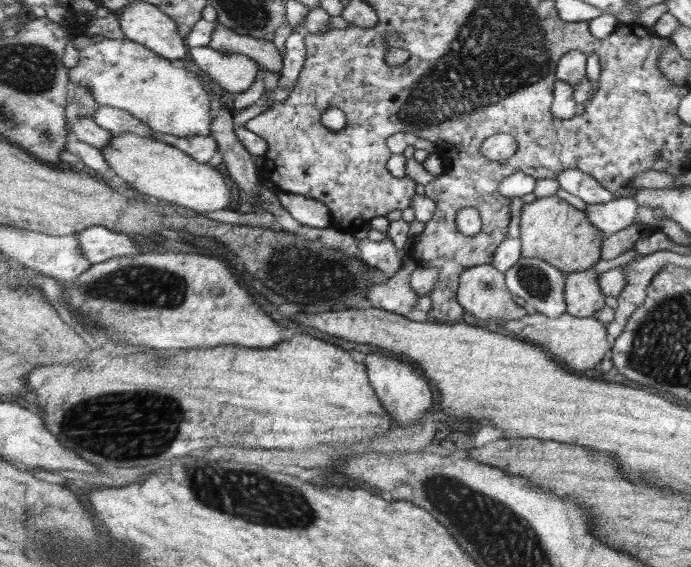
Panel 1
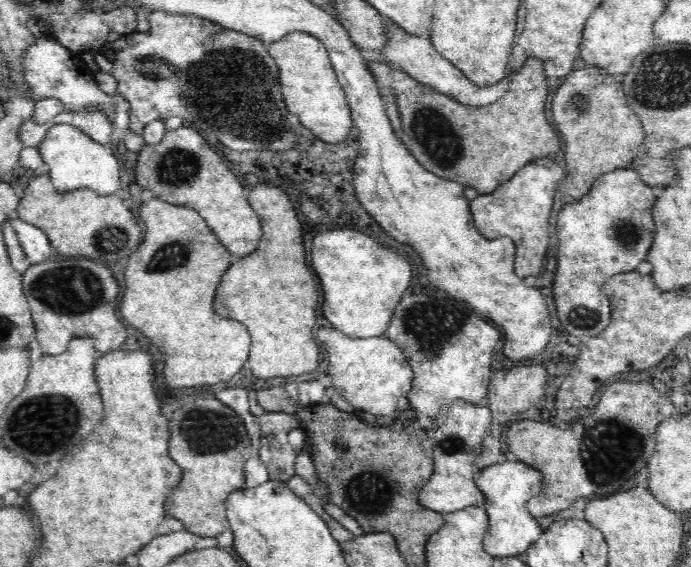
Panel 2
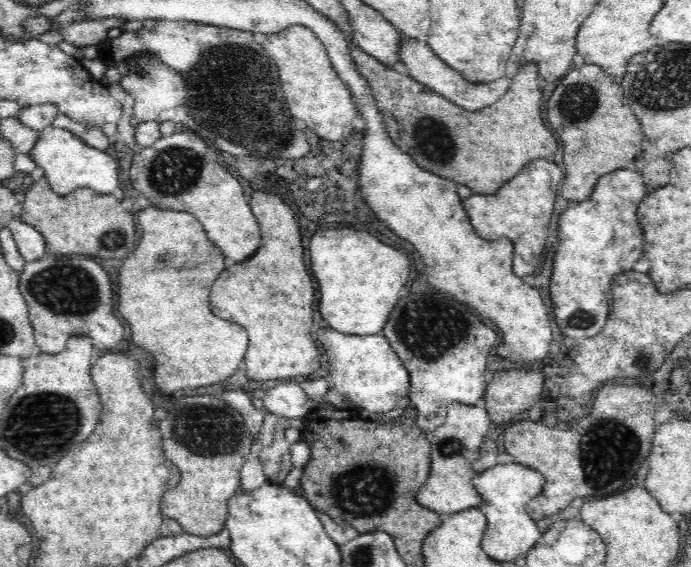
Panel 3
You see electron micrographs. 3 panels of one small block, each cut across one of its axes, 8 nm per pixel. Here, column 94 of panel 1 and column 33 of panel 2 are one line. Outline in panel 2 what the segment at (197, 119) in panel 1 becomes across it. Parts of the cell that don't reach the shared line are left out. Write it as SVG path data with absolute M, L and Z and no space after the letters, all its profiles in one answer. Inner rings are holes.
M43 35L39 40L27 46L22 58L22 69L24 69L24 82L26 82L26 91L30 99L39 101L56 98L64 104L64 111L74 112L74 110L86 110L93 106L102 112L105 112L108 121L114 124L114 114L116 106L112 97L106 92L100 90L92 70L86 67L79 54L73 53L58 41L49 41Z

